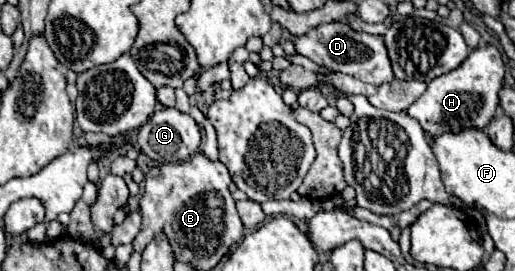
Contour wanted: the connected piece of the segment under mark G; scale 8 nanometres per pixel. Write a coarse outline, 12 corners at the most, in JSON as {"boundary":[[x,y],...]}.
{"boundary":[[159,108],[137,132],[151,160],[179,162],[201,144],[197,122]]}

